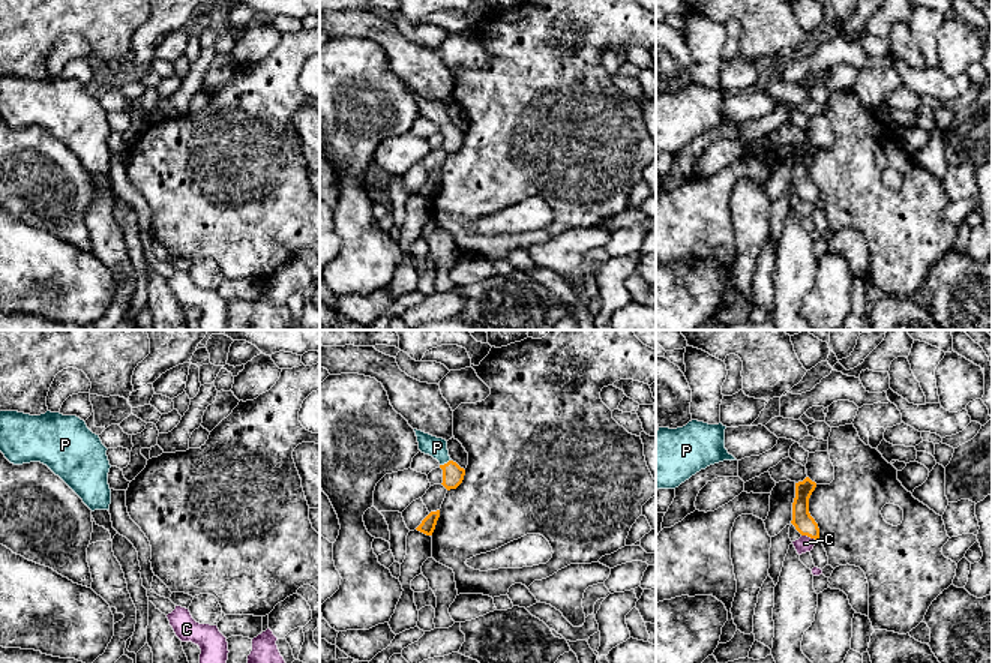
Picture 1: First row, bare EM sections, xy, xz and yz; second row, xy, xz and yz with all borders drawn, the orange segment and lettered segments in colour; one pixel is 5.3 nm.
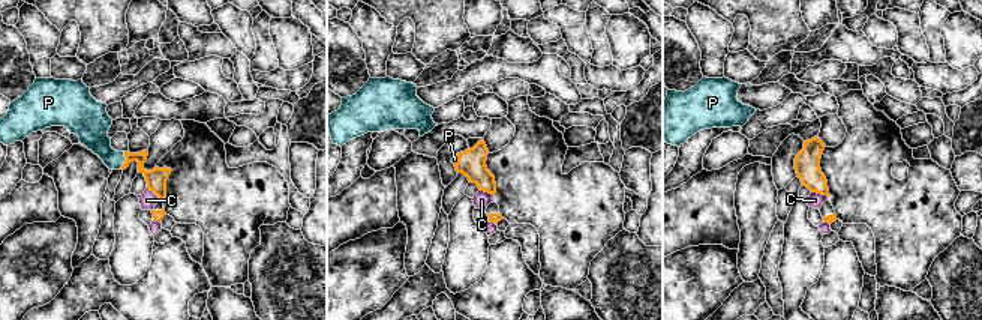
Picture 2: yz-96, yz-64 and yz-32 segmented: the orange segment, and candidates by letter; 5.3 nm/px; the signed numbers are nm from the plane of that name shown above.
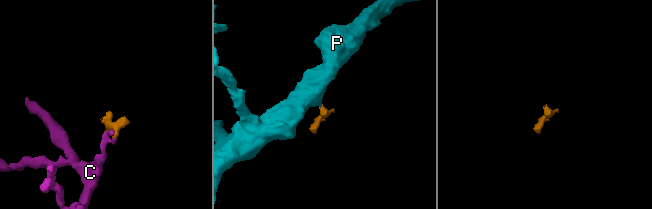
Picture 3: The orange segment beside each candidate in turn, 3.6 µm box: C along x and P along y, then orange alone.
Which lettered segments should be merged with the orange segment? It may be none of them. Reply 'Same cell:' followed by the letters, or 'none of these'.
Same cell: P

